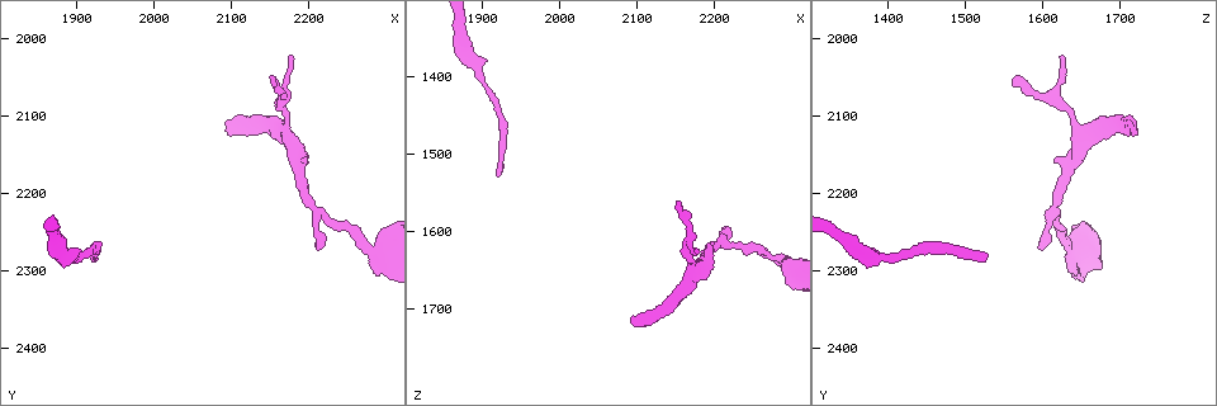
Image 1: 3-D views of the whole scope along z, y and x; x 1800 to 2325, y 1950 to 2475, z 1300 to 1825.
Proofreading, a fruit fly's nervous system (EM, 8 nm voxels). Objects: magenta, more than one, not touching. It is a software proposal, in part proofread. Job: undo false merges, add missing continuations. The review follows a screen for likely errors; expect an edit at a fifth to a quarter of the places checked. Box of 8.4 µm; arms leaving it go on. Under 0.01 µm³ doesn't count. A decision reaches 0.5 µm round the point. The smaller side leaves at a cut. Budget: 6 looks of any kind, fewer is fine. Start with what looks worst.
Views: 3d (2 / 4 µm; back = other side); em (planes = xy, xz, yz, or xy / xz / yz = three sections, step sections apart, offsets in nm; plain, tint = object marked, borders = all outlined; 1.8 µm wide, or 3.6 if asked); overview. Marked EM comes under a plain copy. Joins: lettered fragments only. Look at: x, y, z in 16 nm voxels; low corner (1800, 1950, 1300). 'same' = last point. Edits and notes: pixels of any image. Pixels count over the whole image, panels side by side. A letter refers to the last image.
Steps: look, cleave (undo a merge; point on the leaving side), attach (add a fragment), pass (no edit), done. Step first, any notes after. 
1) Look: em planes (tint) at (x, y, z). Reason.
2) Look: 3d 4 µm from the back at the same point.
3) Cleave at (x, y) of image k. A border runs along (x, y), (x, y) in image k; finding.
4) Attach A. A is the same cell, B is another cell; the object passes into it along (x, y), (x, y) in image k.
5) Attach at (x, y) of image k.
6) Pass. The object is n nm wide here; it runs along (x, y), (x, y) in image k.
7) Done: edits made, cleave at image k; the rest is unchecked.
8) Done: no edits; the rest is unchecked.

Look: em planes (borders) at (2095, 2120, 1715). An open end.

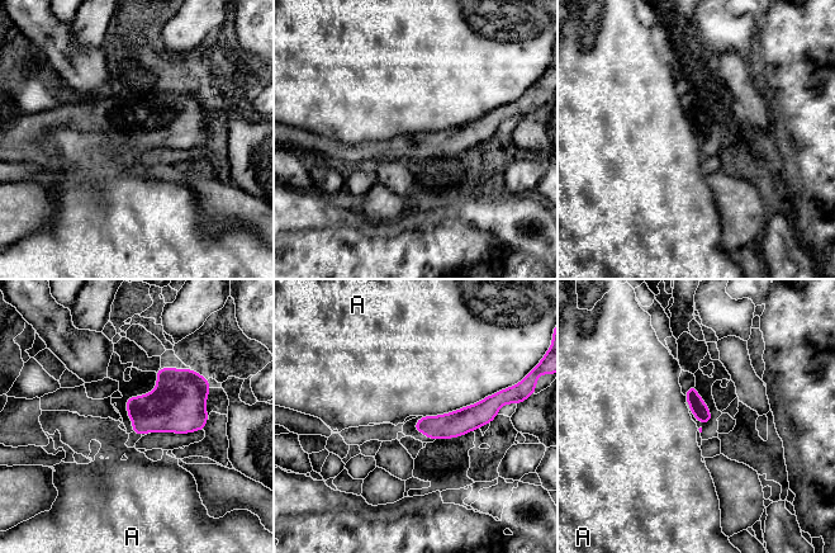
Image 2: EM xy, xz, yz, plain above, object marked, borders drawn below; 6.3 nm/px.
Pass. A is another cell; a border runs along (498, 391), (449, 412), (422, 416) in image 2; none of them fits.

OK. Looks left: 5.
Look: em yz step 8 (borders) at (2215, 2230, 1615). A fork.

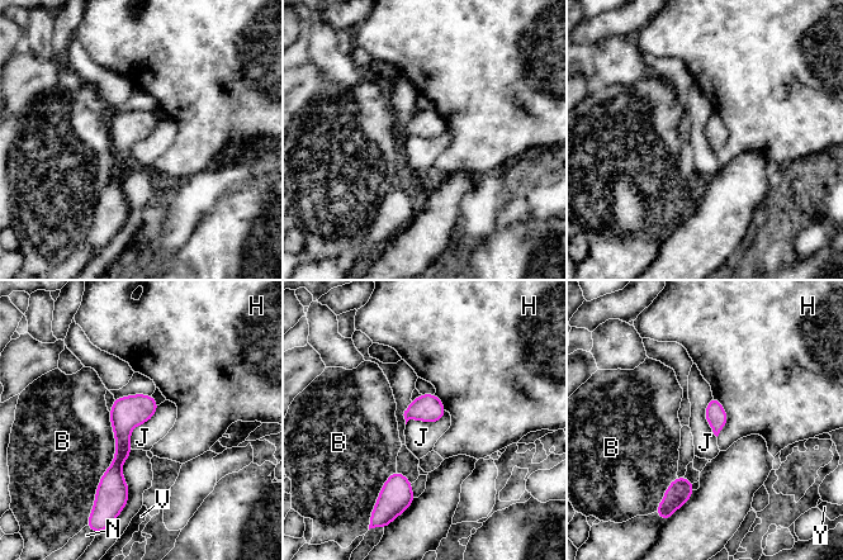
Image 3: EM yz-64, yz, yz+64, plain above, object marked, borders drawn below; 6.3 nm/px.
Pass. The object is 140 nm wide here; B, H, J, N, V and Y are other cells; all the same cell.

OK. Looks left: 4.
Look: em xy step 4 (borders) at (1920, 2275, 1525). Tapers out.

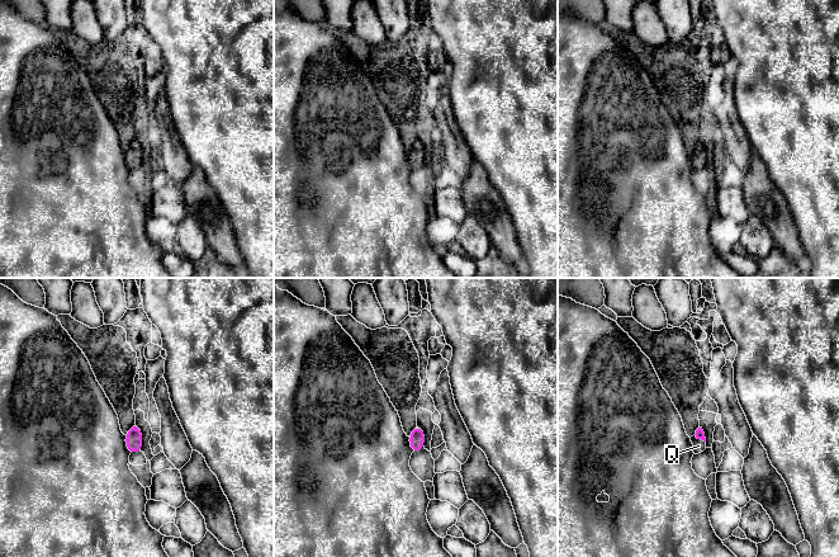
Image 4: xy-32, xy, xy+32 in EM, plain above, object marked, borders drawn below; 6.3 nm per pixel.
Attach Q. Q is the same cell; the object passes into it along (700, 434), (700, 438), (698, 445) in image 4; it goes on there.

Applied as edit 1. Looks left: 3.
Done: edits made, attach at image 4; the rest is unchecked.

